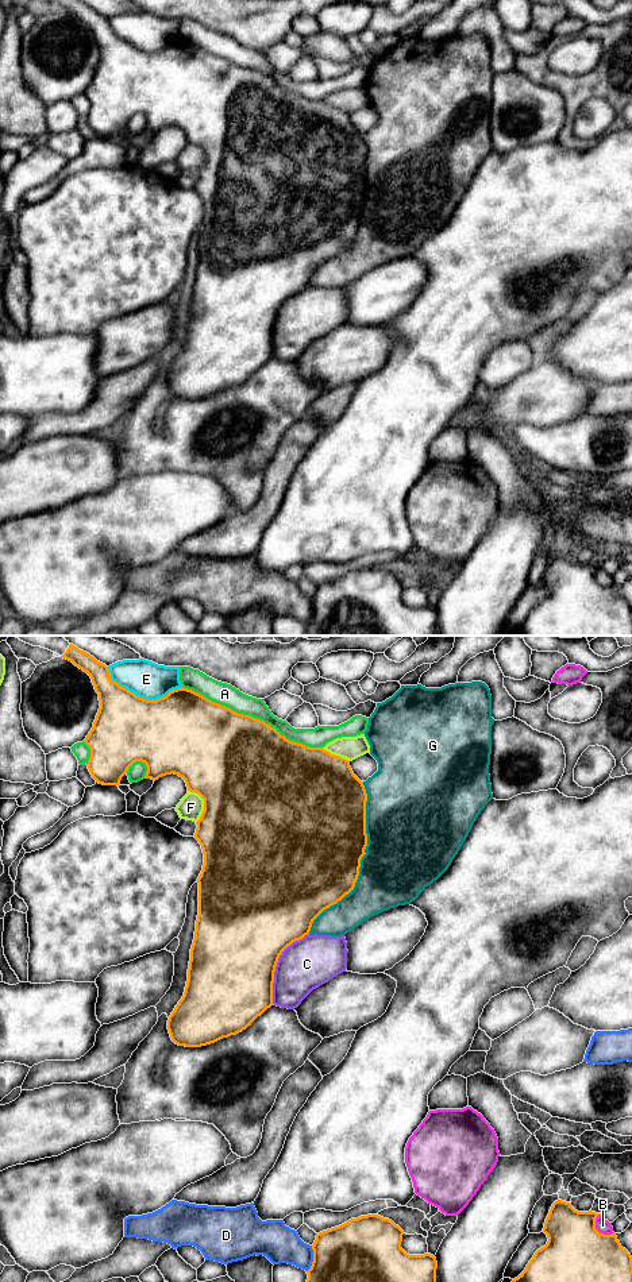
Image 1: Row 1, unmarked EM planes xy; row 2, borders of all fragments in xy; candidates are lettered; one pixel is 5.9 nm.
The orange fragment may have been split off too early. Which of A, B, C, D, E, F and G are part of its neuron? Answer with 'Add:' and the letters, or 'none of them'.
Add: none of them

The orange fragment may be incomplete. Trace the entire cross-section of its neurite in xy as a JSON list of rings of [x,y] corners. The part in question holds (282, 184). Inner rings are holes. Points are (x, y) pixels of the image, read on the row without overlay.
[[[68,0],[61,8],[72,13],[76,19],[86,24],[99,46],[100,61],[93,74],[93,80],[84,92],[90,101],[88,121],[96,135],[103,138],[119,138],[128,120],[142,113],[147,119],[144,131],[158,132],[166,127],[178,127],[186,135],[188,143],[199,146],[204,151],[204,163],[196,174],[194,190],[201,197],[204,205],[203,223],[197,231],[199,235],[199,267],[196,273],[194,291],[190,301],[190,313],[188,321],[188,333],[182,351],[169,368],[167,382],[172,393],[178,398],[201,399],[215,395],[223,390],[236,387],[246,382],[251,375],[273,358],[274,324],[282,304],[293,294],[302,291],[309,286],[313,273],[327,260],[340,254],[348,247],[358,232],[361,212],[366,206],[366,154],[367,146],[361,134],[352,124],[350,113],[331,107],[323,100],[309,100],[293,94],[281,88],[274,80],[261,72],[243,67],[231,61],[215,55],[205,49],[188,42],[177,40],[166,49],[157,53],[147,53],[136,49],[134,45],[120,39],[111,32],[109,22],[105,16],[97,13],[89,5],[78,0]]]

